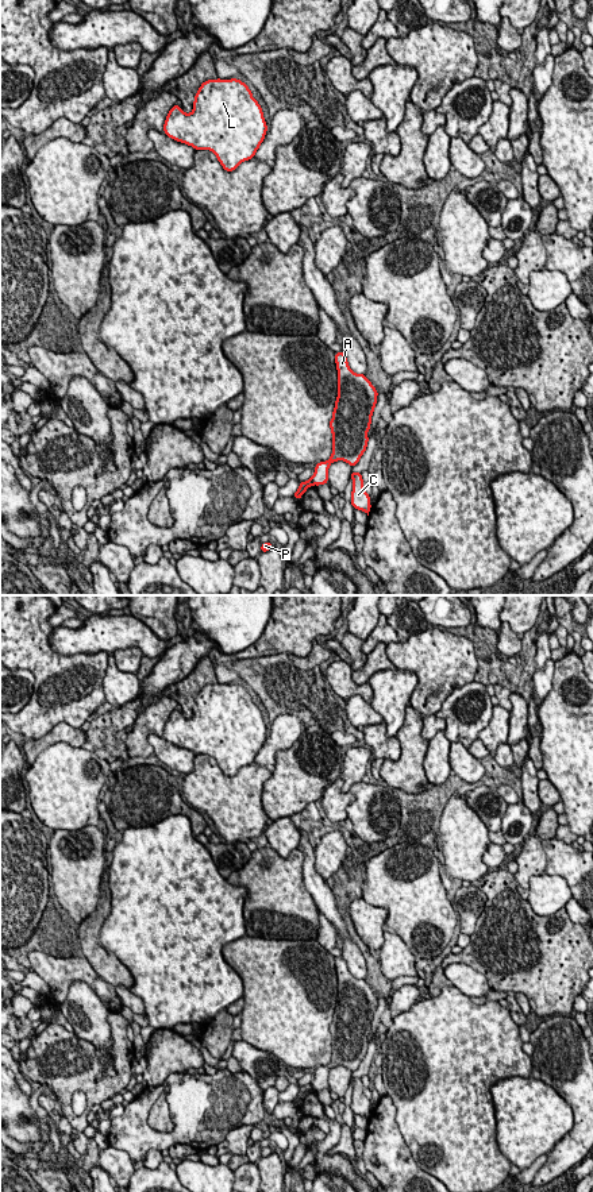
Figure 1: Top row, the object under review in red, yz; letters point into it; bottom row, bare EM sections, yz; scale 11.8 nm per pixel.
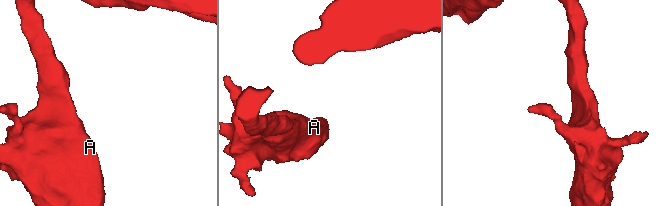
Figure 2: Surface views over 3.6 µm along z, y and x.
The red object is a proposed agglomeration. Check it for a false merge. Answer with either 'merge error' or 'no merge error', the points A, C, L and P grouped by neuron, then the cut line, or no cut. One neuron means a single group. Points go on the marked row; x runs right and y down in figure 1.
merge error; A C L / P; cut in yz along (310, 479), (315, 483)

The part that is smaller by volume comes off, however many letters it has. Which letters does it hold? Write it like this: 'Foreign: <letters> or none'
Foreign: P

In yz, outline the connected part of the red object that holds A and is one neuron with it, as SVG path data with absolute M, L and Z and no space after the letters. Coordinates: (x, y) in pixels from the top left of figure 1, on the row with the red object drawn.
M343 351L335 352L338 370L338 397L330 420L332 433L332 454L328 460L315 466L311 481L316 485L328 483L330 464L338 460L357 466L365 454L377 405L378 391L365 374L354 373Z

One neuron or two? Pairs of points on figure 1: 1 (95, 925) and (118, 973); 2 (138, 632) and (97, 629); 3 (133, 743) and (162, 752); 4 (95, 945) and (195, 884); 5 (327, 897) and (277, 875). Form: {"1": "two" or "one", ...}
{"1": "one", "2": "one", "3": "two", "4": "two", "5": "two"}

